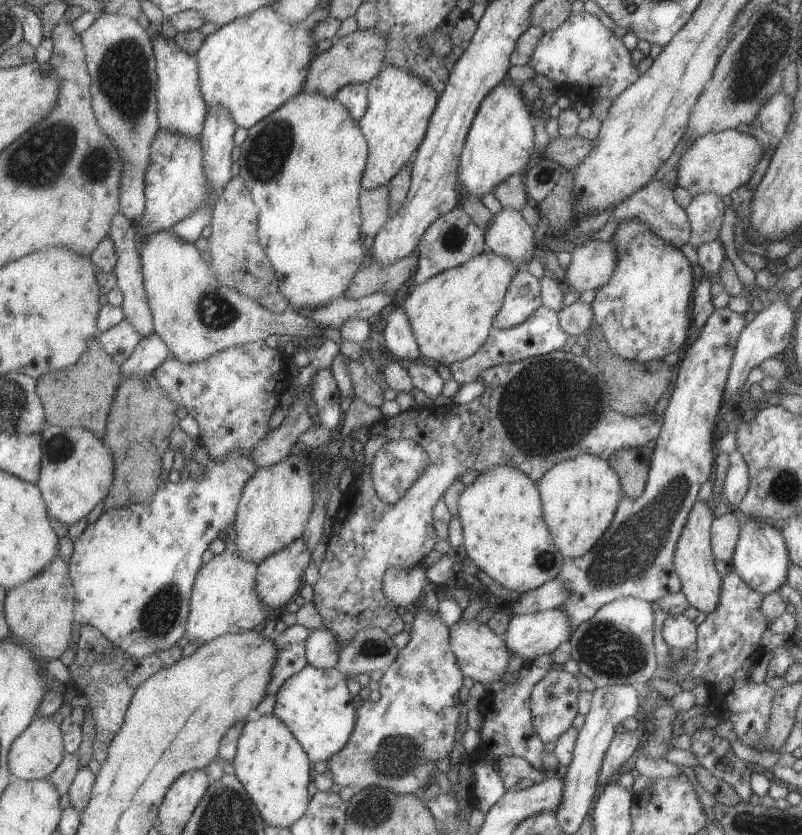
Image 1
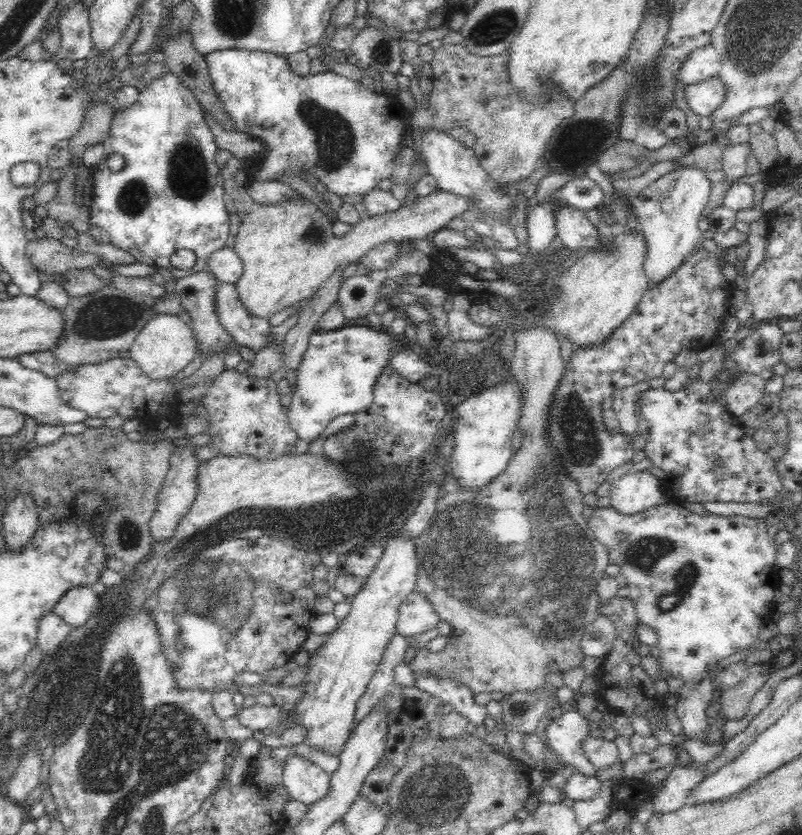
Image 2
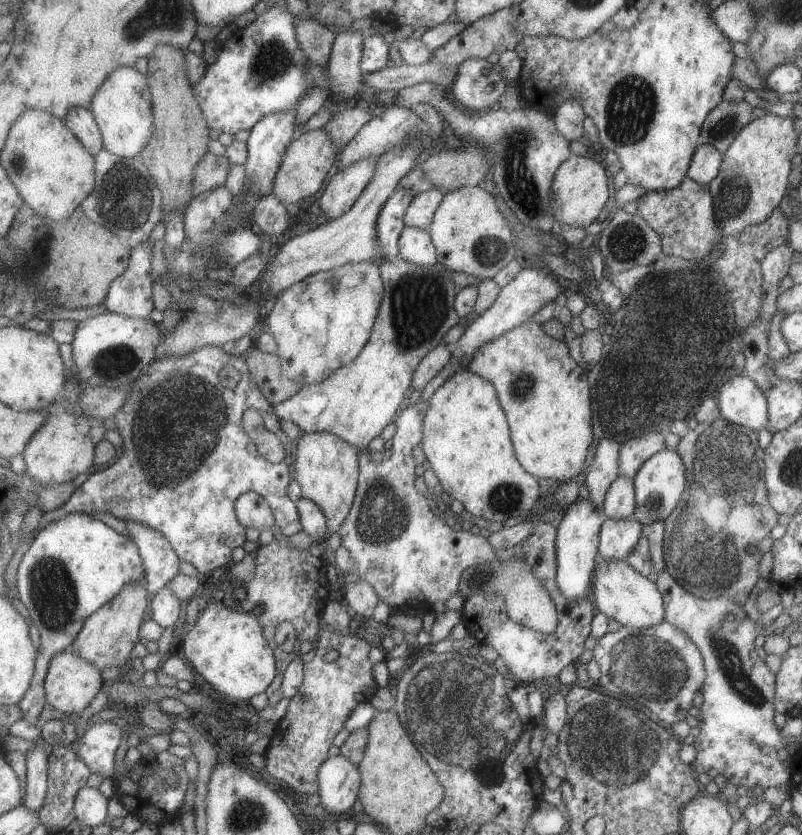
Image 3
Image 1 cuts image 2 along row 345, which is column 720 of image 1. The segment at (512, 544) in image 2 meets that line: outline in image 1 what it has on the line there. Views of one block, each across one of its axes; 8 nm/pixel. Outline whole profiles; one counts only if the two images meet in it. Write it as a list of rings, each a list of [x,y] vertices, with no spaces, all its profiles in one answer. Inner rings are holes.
[[[733,509],[712,520],[712,526],[709,530],[711,536],[709,538],[715,558],[730,564],[742,521],[743,518]]]

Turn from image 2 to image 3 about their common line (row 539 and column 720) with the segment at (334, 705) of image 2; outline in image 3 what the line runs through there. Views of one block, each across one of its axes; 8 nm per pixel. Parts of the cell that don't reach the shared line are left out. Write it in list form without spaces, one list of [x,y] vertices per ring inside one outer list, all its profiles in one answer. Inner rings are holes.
[[[734,373],[717,390],[719,414],[737,426],[755,430],[767,428],[767,401],[753,381],[743,373]]]

